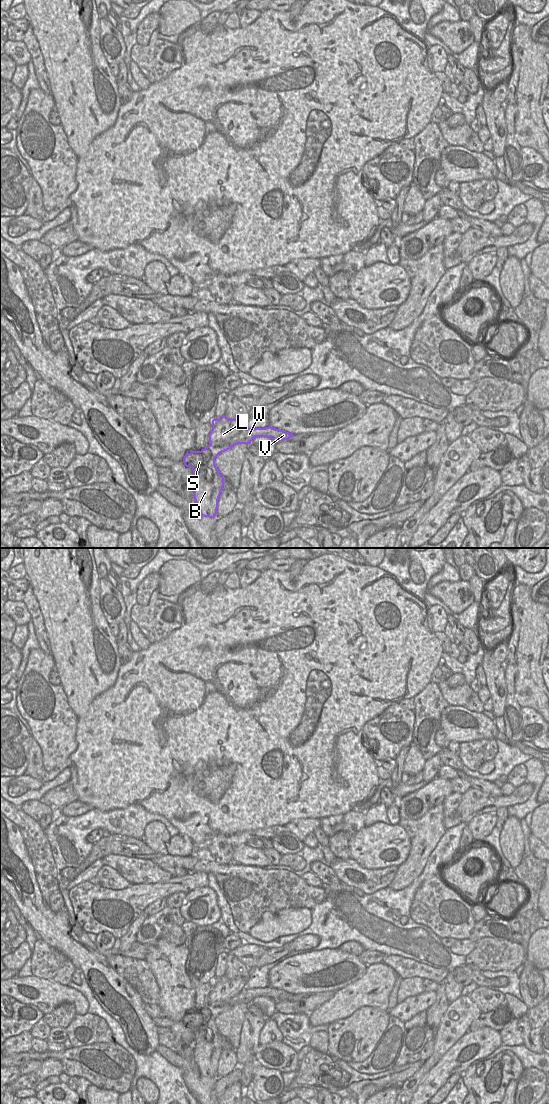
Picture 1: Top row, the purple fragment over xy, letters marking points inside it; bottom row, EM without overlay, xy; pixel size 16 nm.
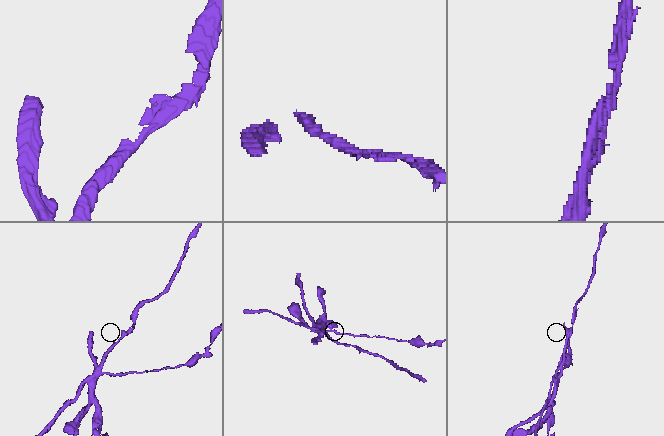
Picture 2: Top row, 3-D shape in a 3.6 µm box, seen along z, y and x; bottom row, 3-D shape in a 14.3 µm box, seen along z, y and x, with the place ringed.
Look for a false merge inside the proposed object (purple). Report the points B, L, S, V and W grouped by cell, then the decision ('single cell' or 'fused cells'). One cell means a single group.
B S V W / L | fused cells

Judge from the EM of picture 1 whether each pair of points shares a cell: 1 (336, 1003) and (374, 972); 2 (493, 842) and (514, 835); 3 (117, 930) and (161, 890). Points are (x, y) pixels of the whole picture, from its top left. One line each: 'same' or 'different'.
1: same
2: different
3: same

